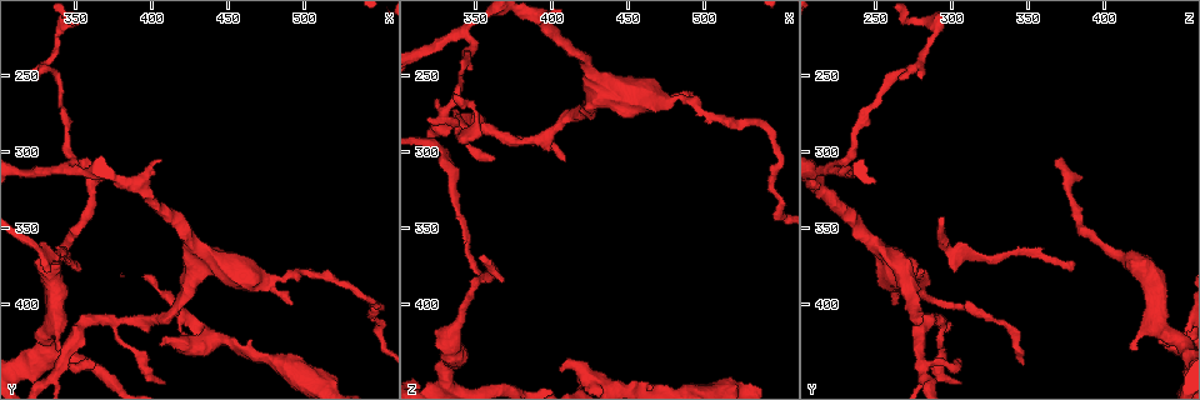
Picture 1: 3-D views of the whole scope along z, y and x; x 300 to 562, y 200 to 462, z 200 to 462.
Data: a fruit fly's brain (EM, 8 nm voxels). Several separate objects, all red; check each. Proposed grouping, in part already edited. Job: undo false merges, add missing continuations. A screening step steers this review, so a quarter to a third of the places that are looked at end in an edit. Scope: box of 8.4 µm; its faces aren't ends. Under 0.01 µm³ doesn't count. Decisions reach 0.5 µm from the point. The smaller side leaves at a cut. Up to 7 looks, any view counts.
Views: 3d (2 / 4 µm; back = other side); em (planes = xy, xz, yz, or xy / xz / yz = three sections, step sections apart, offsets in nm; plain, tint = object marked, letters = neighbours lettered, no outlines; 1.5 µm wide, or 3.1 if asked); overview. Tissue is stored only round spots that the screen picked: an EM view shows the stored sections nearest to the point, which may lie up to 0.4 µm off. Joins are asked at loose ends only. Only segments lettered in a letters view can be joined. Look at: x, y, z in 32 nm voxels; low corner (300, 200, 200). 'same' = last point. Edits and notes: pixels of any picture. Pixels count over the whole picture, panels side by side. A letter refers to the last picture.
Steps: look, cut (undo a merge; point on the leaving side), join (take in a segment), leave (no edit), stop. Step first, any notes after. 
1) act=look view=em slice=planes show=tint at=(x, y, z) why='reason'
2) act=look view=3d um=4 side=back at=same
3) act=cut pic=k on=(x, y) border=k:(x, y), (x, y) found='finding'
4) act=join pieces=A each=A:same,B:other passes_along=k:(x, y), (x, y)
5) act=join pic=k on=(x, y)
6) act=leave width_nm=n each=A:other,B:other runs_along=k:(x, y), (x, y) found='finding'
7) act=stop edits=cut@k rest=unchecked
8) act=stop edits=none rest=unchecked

act=look view=3d um=2 at=(352, 304, 366) why='free end'

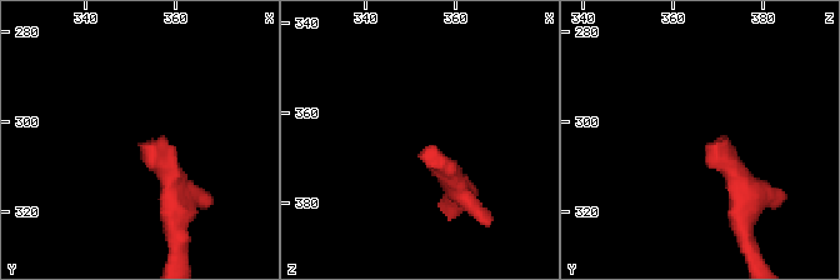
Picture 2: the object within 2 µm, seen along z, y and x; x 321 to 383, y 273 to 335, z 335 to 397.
act=look view=em slice=xy step=8 show=letters at=(353, 306, 367)

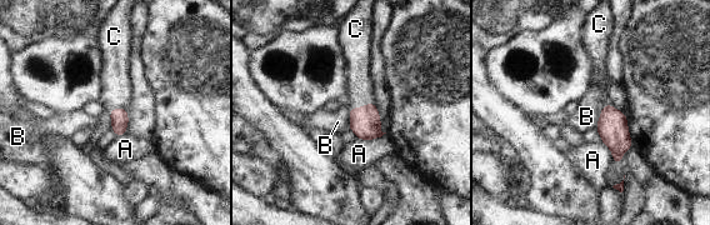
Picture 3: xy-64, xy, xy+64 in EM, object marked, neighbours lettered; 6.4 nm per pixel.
act=join pieces=C longest_contact=A:200nm each=A:other,B:other,C:same passes_along=3:(365, 121), (361, 106), (359, 91) found='the cell continues'

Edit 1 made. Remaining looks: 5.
act=look view=overview why='redraw'

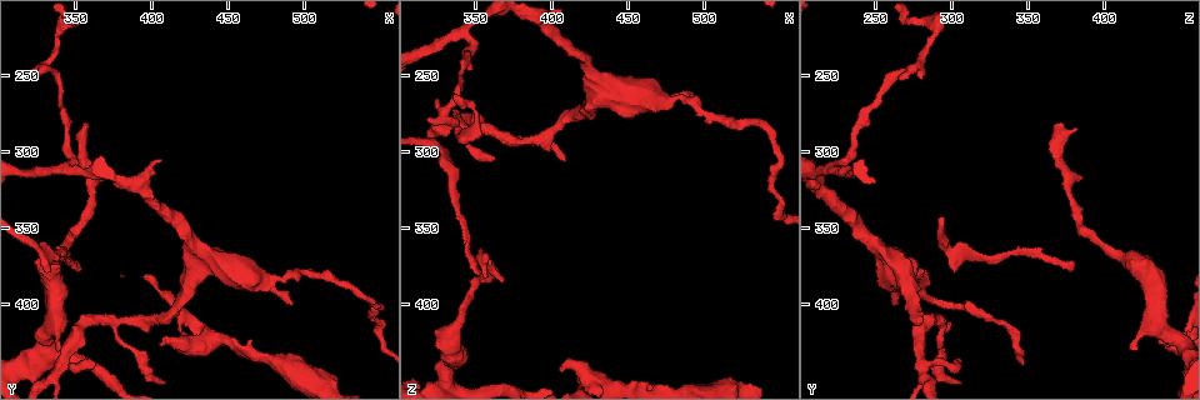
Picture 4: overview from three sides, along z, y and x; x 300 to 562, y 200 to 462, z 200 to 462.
act=look view=em slice=yz step=4 show=letters at=(340, 222, 288) why='abrupt turn'

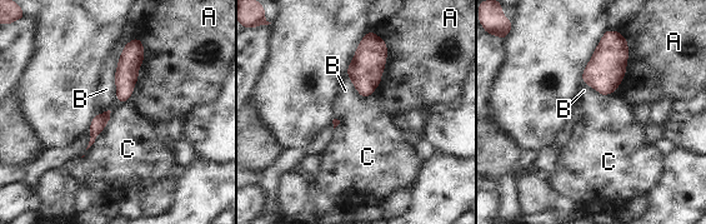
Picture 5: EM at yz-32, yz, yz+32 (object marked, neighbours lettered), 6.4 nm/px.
act=leave each=A:other,B:other,C:other found='one cell here'

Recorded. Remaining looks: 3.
act=look view=3d um=4 at=(402, 424, 442)

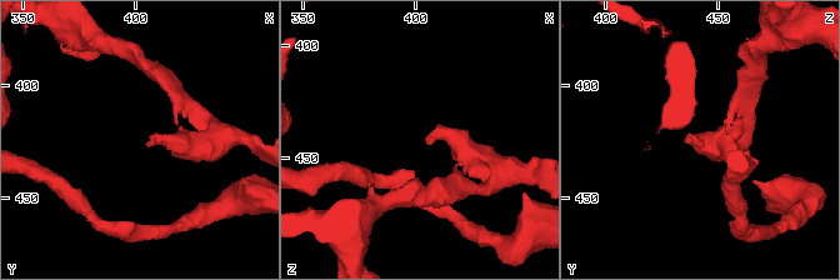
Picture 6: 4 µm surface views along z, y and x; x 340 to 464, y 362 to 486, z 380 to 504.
act=look view=em slice=yz step=4 show=tint at=(404, 426, 443)

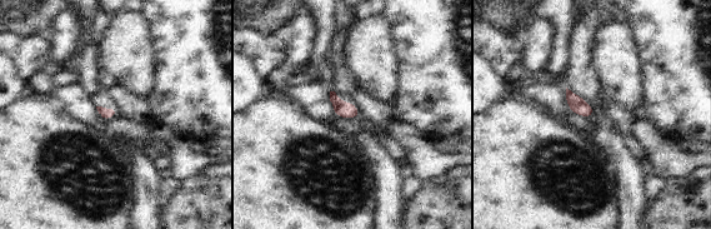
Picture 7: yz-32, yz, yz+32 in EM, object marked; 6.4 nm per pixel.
act=look view=em slice=planes show=letters at=same why='cut it another way'

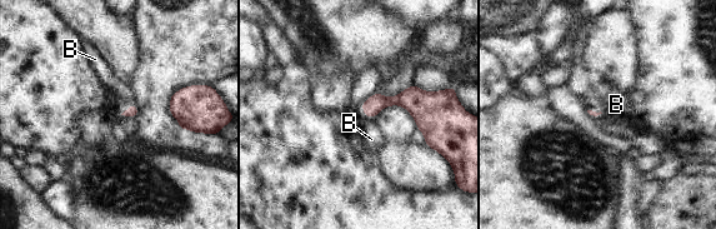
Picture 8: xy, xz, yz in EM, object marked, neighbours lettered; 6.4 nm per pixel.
act=leave each=B:other border=8:(362, 114), (372, 119) found='none of them fits'

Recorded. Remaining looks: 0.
act=stop edits=join@3 rest=unchecked

